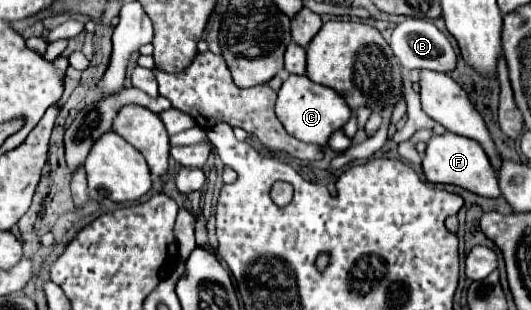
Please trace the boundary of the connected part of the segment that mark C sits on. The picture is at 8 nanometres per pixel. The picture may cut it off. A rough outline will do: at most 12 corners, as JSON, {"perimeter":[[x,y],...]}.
{"perimeter":[[291,74],[277,118],[293,138],[325,146],[351,108],[335,90]]}

